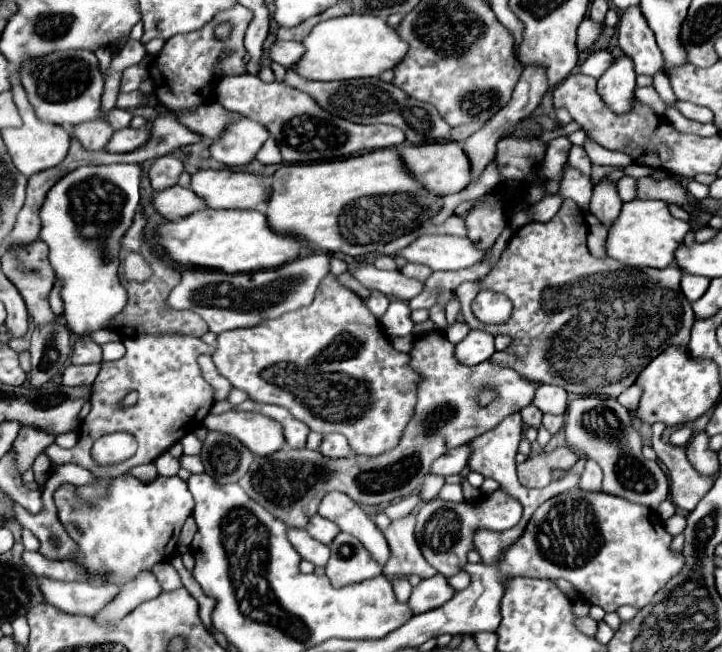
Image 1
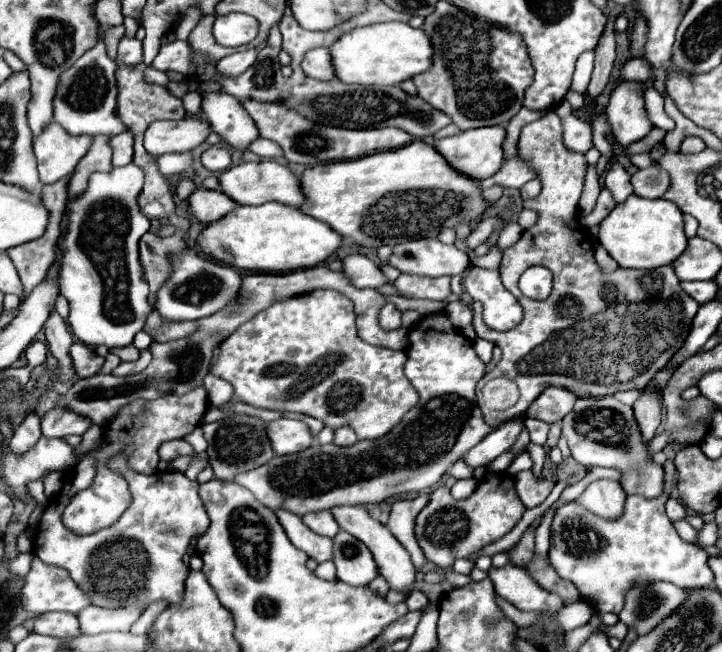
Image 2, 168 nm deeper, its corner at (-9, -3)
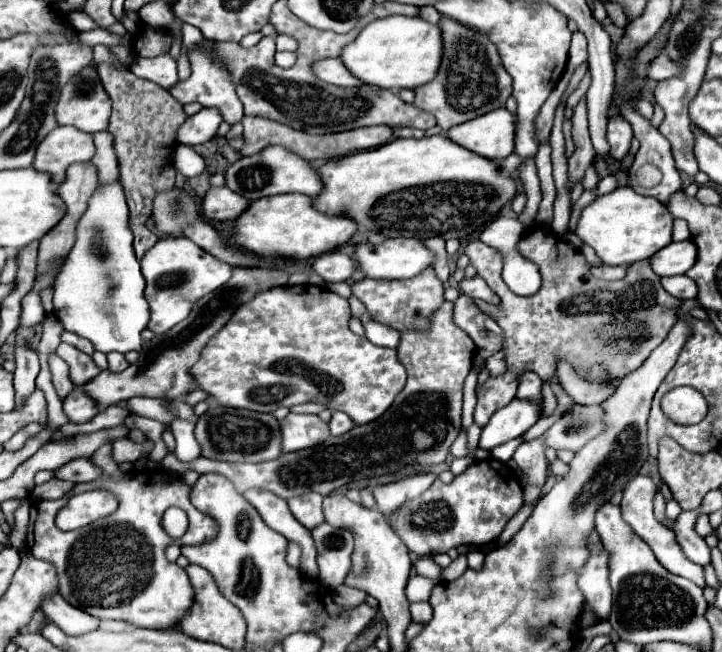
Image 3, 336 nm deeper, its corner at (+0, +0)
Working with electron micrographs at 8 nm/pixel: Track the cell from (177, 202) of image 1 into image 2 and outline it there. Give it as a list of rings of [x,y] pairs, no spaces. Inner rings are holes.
[[[208,188],[194,190],[188,202],[190,202],[190,212],[194,214],[194,218],[204,224],[224,218],[228,212],[232,212],[238,206],[228,196],[224,196],[224,192],[208,190]]]

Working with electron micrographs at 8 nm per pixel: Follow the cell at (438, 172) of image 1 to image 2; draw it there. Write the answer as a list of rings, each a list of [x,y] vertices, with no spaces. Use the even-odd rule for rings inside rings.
[[[502,126],[472,128],[438,140],[436,148],[456,170],[484,180],[496,174],[504,162],[504,138],[506,130]]]

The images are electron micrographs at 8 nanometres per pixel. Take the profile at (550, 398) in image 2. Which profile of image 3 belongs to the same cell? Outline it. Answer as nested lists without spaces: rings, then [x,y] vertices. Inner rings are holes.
[[[525,373],[521,379],[519,379],[519,391],[517,391],[517,397],[521,401],[531,401],[535,405],[541,405],[543,401],[543,381],[539,379],[539,375],[535,373]]]

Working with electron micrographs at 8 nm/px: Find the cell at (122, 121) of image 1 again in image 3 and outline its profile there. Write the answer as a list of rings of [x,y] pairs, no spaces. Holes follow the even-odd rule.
[[[87,65],[87,69],[83,67],[81,73],[77,73],[69,79],[69,83],[61,89],[59,101],[55,105],[55,119],[59,125],[73,125],[87,133],[105,131],[109,127],[109,115],[111,115],[111,99],[107,97],[105,89],[101,85],[101,79],[99,79],[95,67],[91,67],[91,65]]]

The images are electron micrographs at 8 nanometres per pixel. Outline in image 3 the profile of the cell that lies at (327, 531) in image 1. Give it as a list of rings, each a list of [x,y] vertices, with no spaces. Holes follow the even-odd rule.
[[[307,493],[303,497],[291,499],[289,509],[303,527],[315,529],[325,521],[323,511],[321,511],[321,501],[323,501],[323,497],[319,497],[317,493]]]

